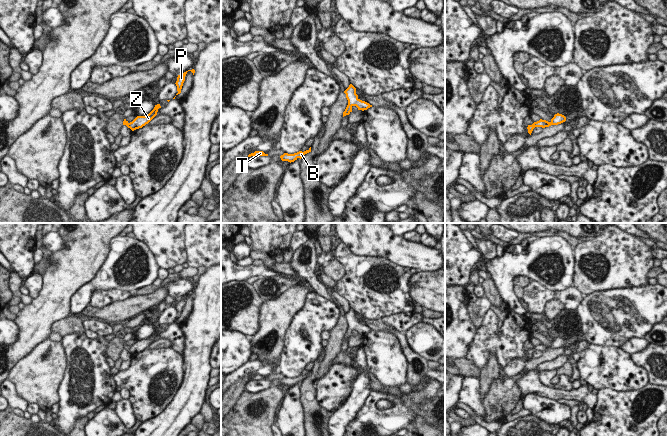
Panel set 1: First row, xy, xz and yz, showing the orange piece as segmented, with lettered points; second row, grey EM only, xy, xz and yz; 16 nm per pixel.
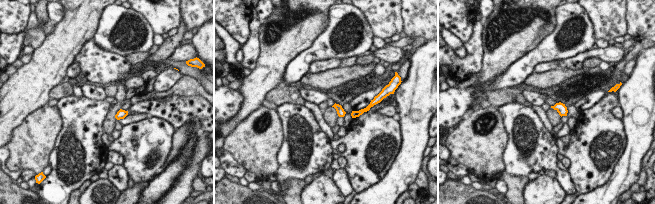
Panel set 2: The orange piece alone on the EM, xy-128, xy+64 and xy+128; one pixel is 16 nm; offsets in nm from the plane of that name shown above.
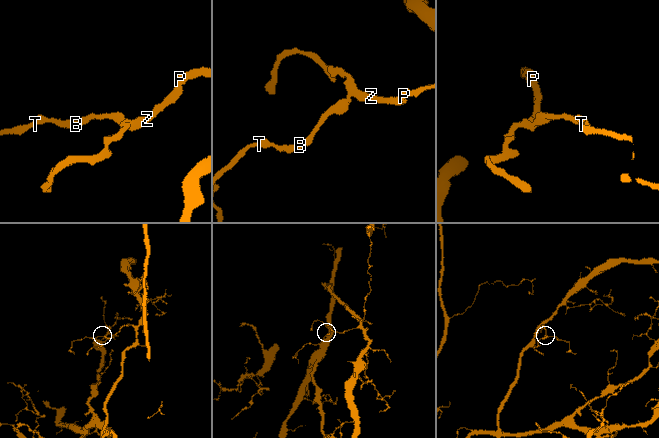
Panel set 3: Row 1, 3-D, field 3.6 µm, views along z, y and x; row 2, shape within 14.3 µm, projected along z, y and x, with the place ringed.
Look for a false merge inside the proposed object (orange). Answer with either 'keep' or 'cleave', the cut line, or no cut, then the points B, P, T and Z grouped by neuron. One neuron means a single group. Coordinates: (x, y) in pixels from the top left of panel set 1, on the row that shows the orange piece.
keep | no cut | B P T Z

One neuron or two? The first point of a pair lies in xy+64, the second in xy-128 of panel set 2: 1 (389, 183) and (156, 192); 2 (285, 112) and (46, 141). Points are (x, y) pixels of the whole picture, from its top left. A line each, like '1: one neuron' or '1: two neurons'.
1: one neuron
2: two neurons

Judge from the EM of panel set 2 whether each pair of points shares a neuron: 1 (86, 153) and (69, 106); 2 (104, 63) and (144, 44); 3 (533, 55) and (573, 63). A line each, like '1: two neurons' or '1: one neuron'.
1: one neuron
2: two neurons
3: two neurons

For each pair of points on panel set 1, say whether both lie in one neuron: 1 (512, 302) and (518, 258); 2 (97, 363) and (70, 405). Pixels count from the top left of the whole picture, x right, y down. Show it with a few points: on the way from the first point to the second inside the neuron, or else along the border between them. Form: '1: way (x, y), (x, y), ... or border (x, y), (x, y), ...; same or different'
1: way (507, 291), (507, 269); same
2: way (91, 373), (87, 377), (87, 381), (73, 395); same

